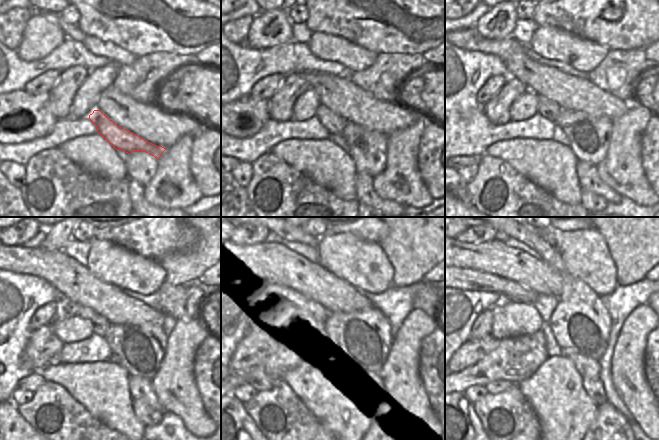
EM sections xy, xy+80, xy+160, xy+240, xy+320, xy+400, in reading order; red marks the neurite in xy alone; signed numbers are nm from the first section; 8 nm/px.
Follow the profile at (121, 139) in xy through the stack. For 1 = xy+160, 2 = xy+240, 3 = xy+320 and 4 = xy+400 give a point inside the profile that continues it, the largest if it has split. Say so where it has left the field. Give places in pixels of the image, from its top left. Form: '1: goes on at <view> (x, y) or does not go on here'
1: goes on at xy+160 (547, 108)
2: goes on at xy+240 (100, 324)
3: goes on at xy+320 (289, 297)
4: goes on at xy+400 (465, 279)

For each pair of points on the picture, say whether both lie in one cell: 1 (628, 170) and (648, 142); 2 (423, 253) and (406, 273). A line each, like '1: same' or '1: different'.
1: different
2: same

